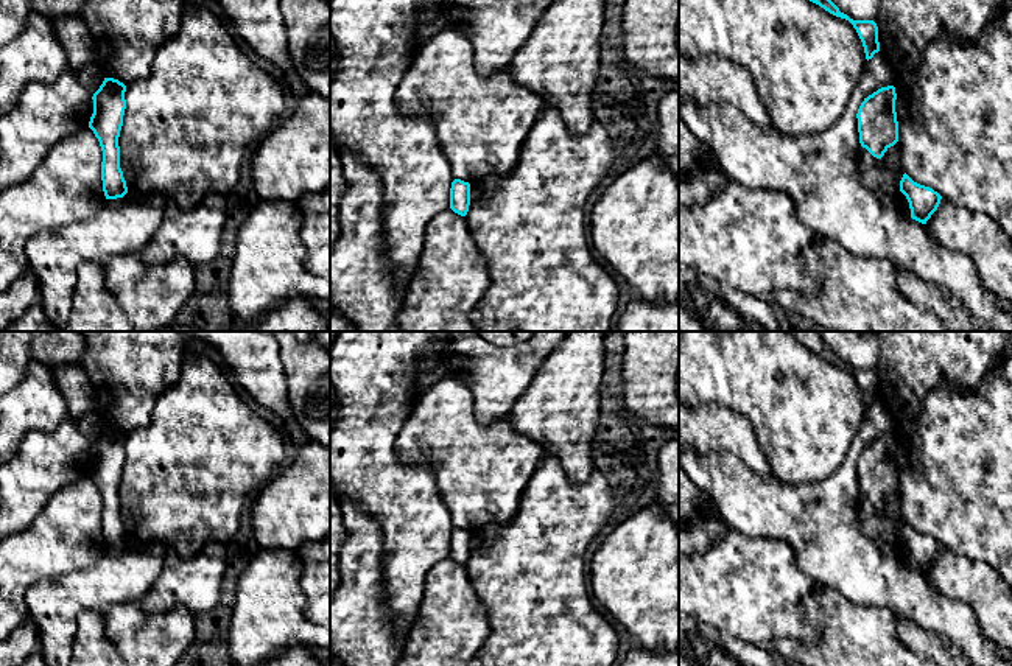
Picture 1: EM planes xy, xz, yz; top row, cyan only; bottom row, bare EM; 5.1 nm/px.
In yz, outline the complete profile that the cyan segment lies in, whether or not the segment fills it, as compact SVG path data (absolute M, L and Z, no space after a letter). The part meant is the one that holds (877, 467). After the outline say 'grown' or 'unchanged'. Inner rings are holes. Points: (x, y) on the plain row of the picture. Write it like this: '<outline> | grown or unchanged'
M894 434L881 436L864 447L856 462L859 492L877 507L898 490L895 448Z | unchanged

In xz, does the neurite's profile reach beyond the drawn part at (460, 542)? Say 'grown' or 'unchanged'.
unchanged

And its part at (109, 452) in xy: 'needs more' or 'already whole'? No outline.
already whole

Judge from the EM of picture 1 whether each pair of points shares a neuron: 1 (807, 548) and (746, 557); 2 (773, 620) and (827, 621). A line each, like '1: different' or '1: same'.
1: different
2: different

